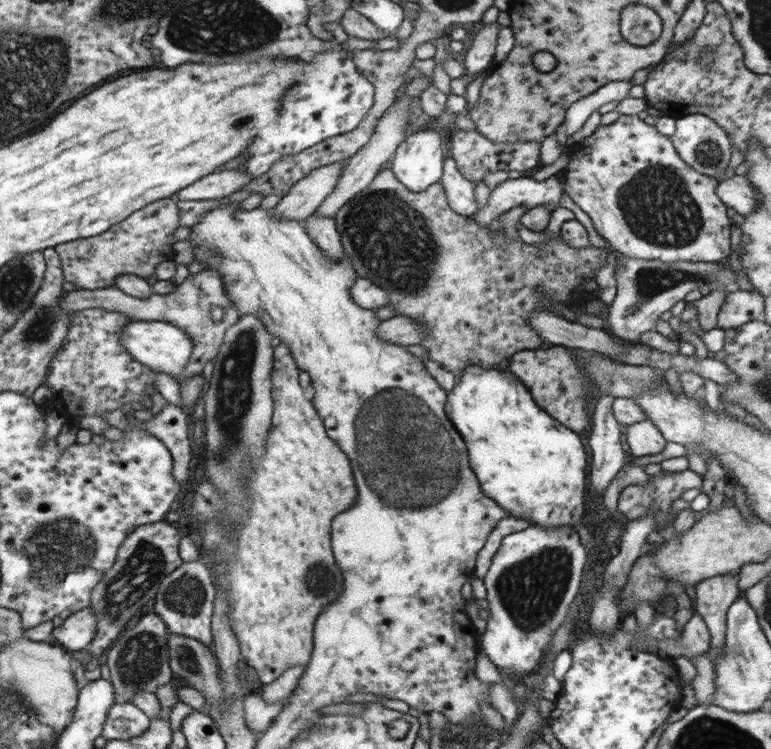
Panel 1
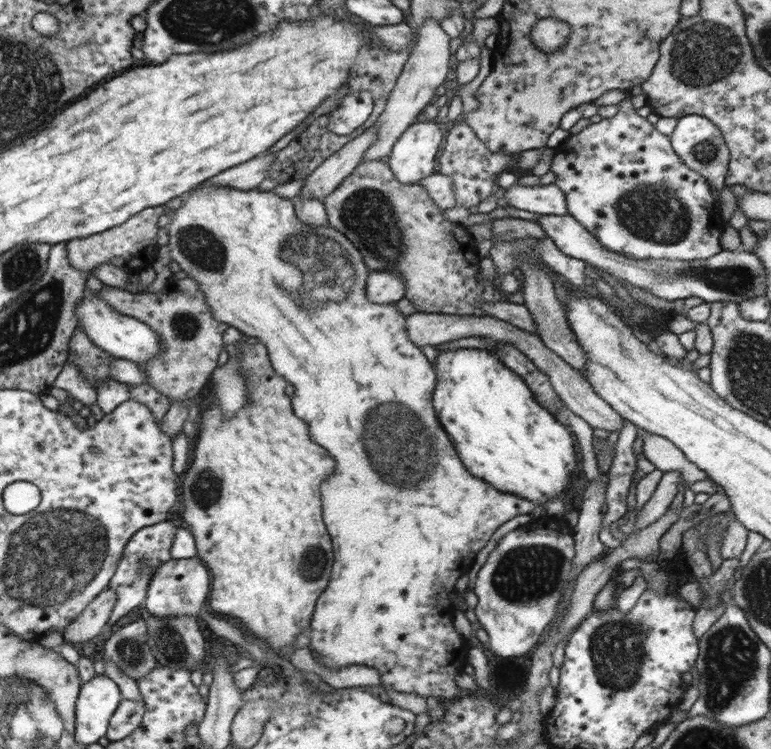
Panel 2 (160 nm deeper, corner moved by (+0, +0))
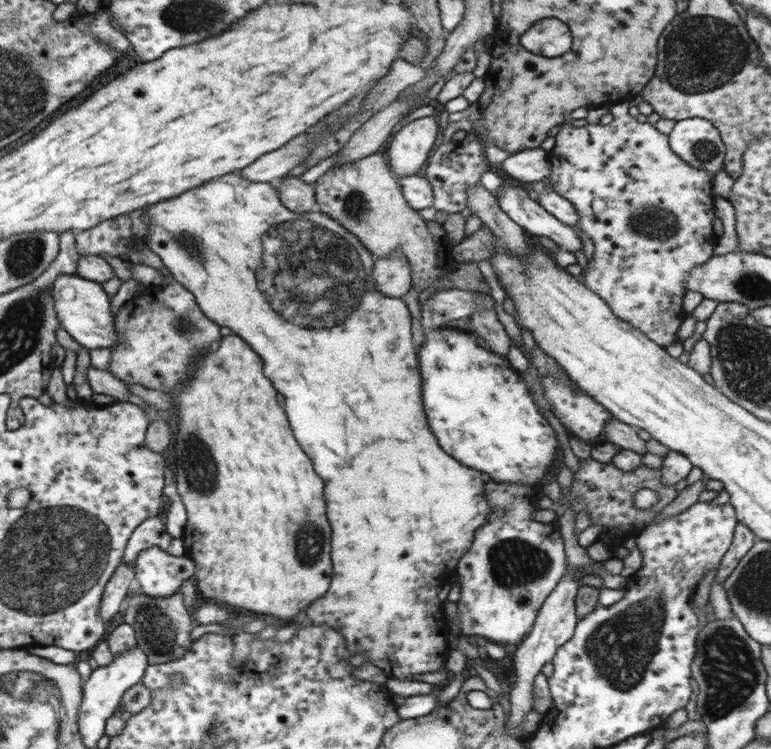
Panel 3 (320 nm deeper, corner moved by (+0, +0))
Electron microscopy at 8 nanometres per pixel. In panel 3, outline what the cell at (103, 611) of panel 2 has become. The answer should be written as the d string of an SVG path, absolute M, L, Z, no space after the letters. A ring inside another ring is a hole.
M120 563L115 574L108 581L106 592L103 594L102 608L100 614L103 621L109 621L113 616L122 610L122 605L127 599L130 583L135 577L135 568L128 566L128 563Z

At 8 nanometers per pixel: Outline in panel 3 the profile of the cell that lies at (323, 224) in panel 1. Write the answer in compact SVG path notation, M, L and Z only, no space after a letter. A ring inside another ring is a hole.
M286 177L276 189L283 205L292 212L310 214L318 209L313 185L300 177Z

